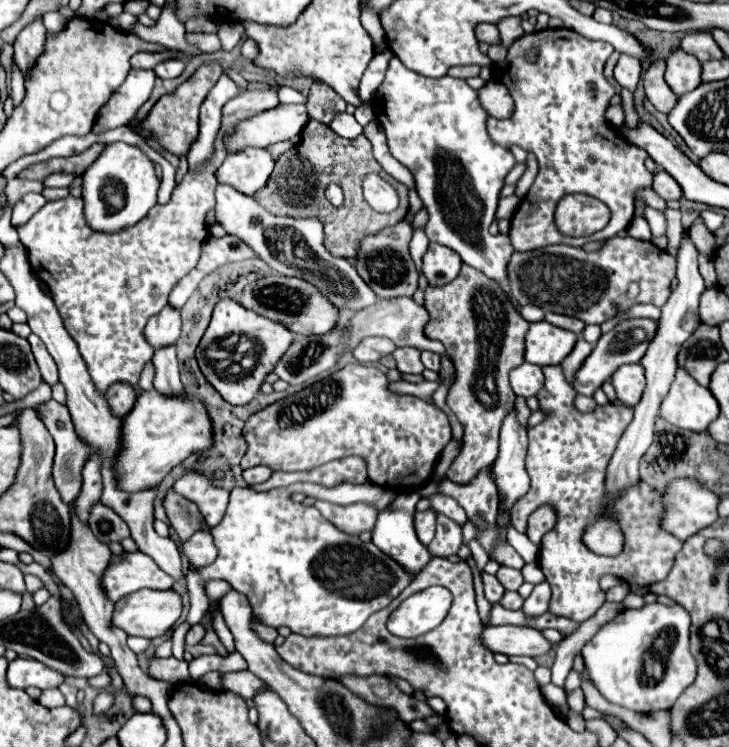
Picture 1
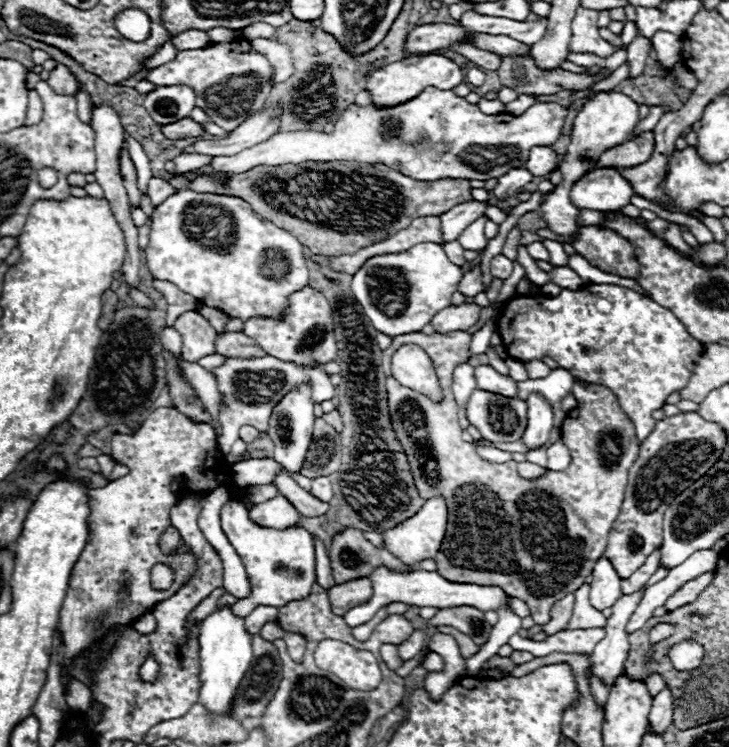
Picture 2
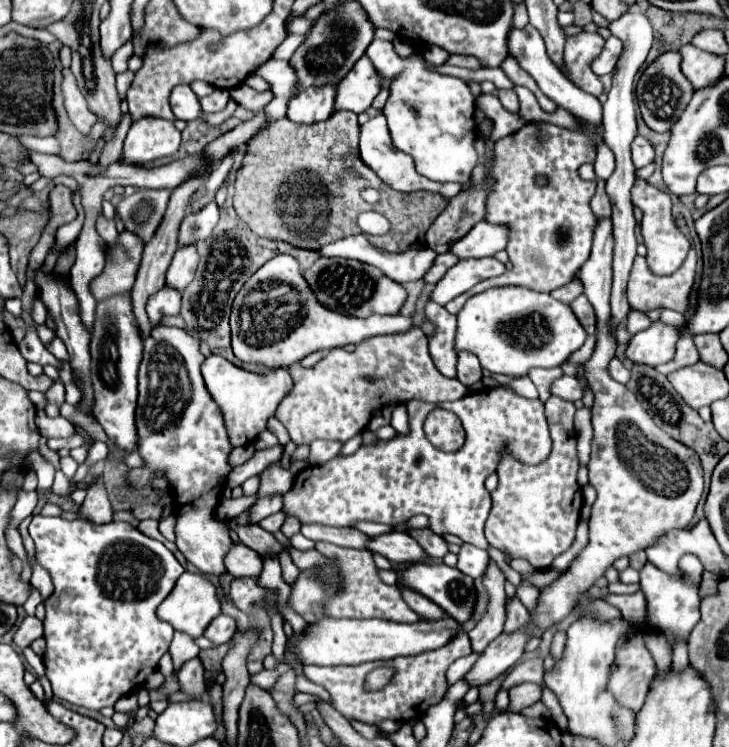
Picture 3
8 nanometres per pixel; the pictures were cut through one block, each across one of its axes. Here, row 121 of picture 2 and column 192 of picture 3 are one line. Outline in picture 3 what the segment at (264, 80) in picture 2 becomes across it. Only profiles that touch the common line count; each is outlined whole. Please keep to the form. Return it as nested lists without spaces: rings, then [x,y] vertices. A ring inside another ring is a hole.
[[[216,202],[206,204],[198,212],[188,212],[184,216],[184,222],[180,224],[180,234],[178,234],[178,246],[190,246],[196,244],[198,240],[210,238],[220,214],[216,208]]]

